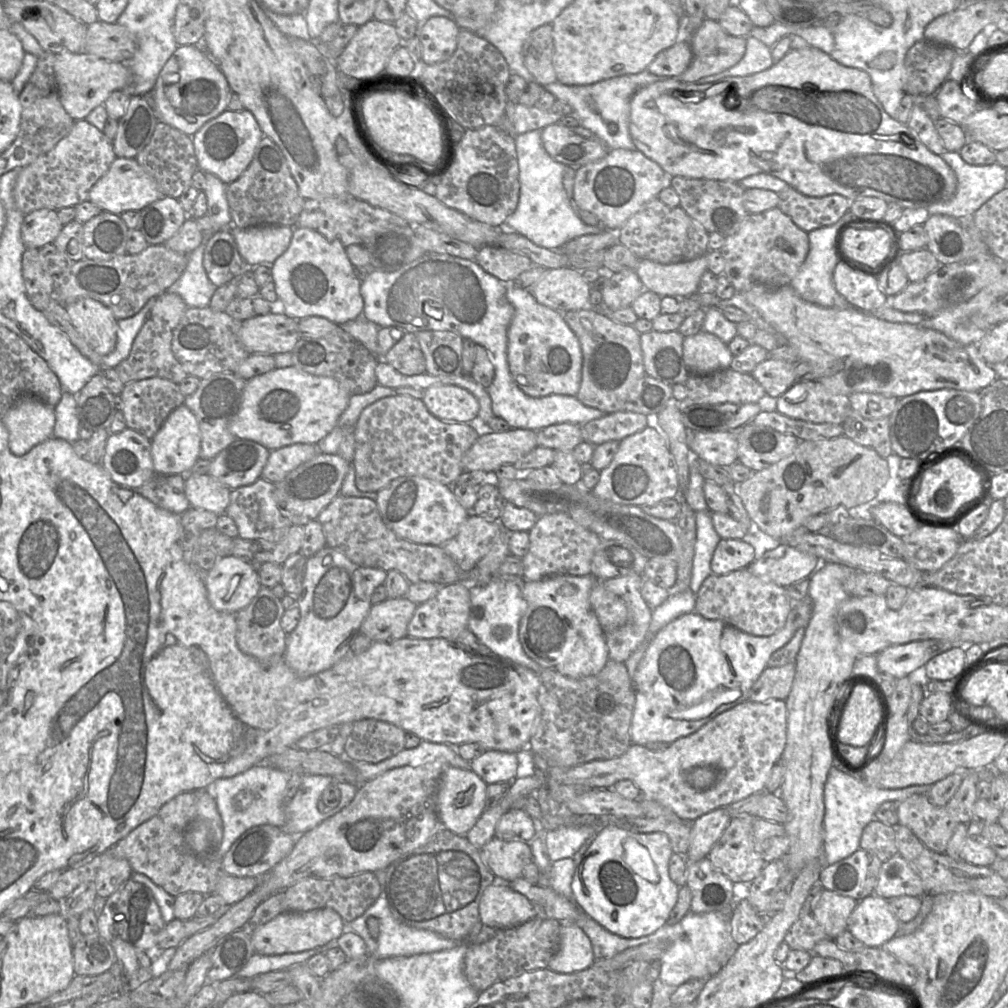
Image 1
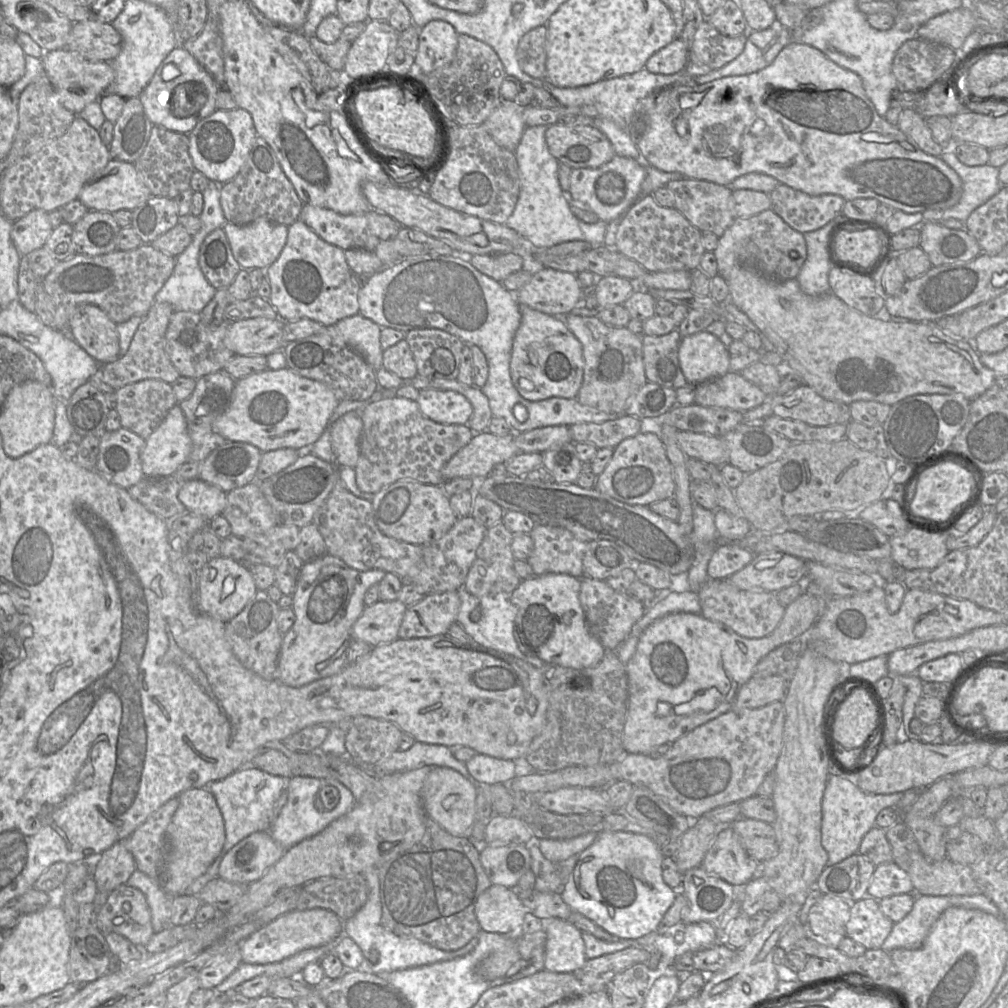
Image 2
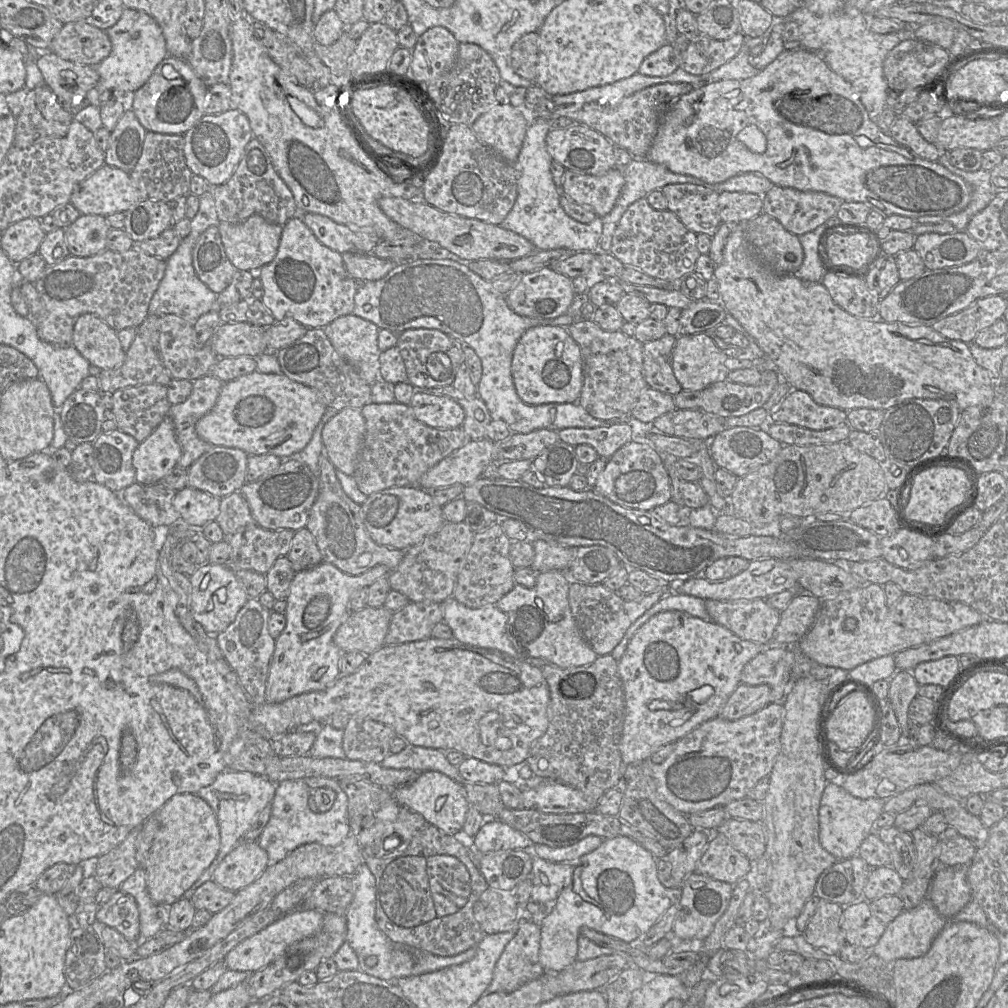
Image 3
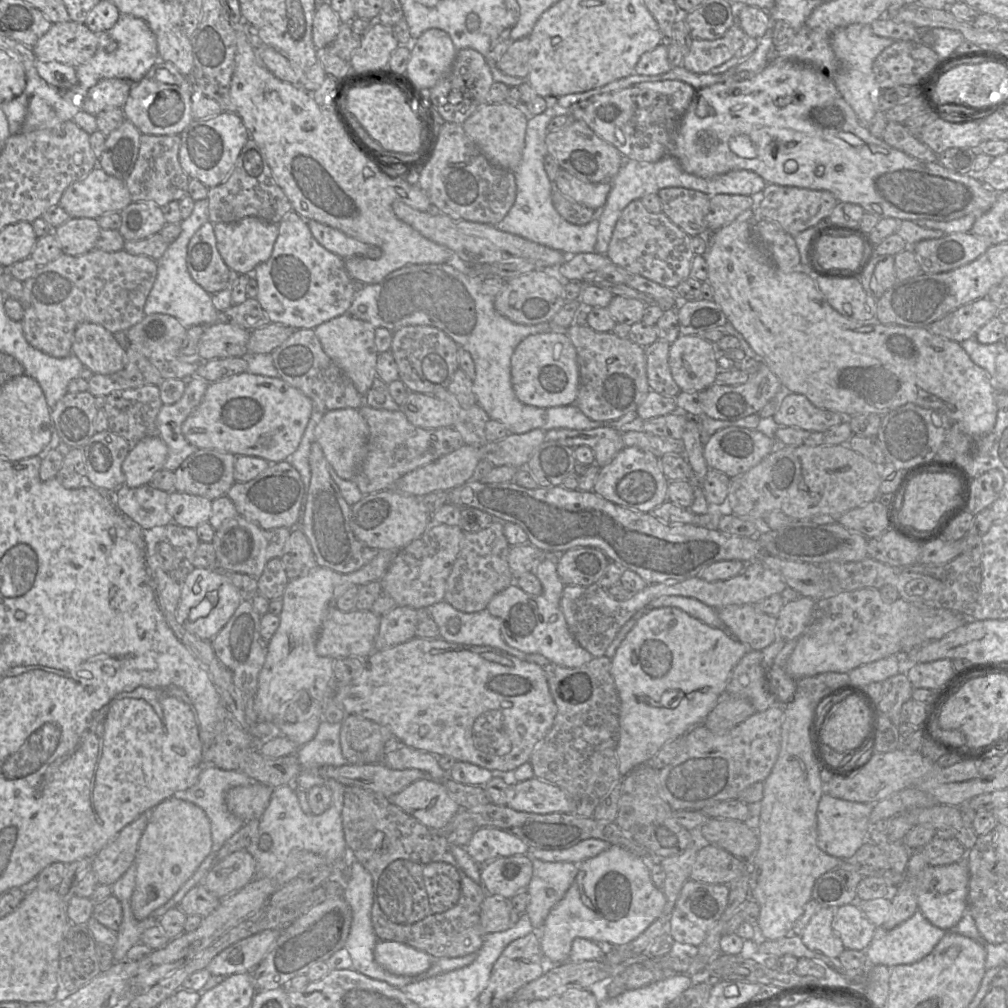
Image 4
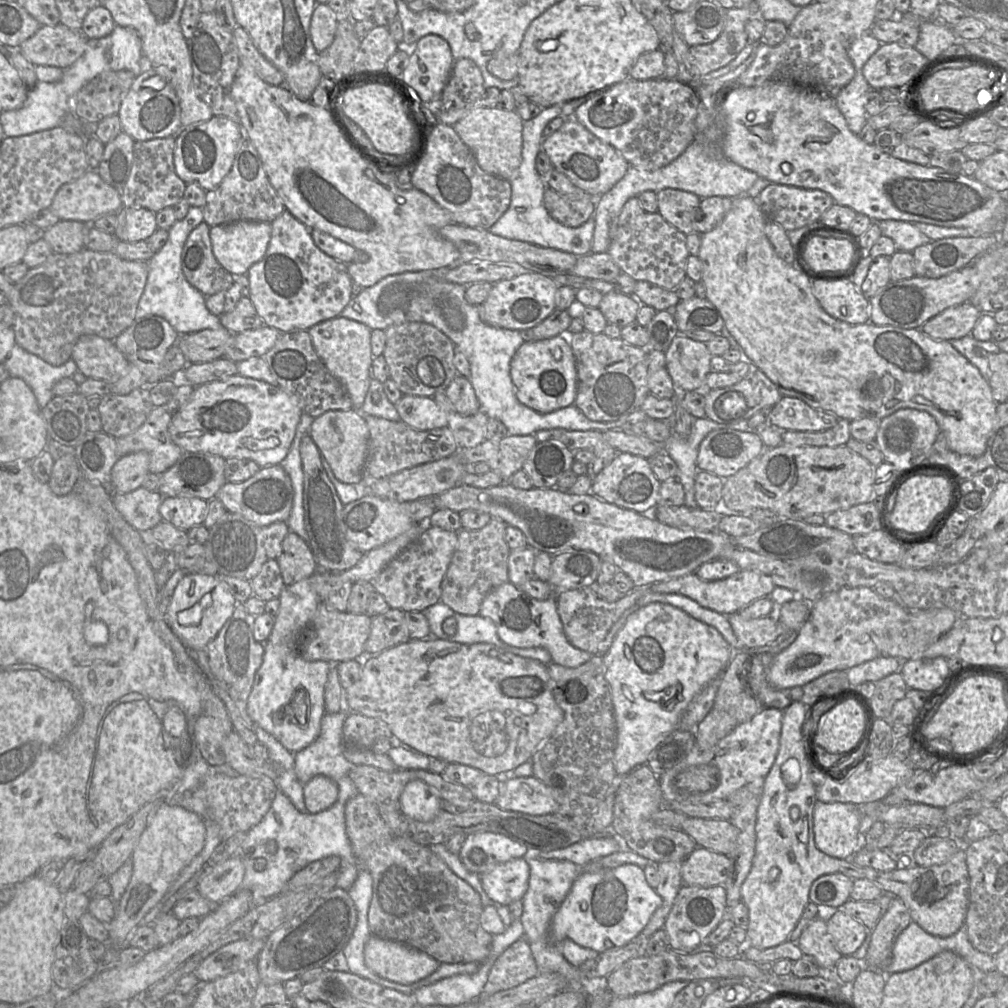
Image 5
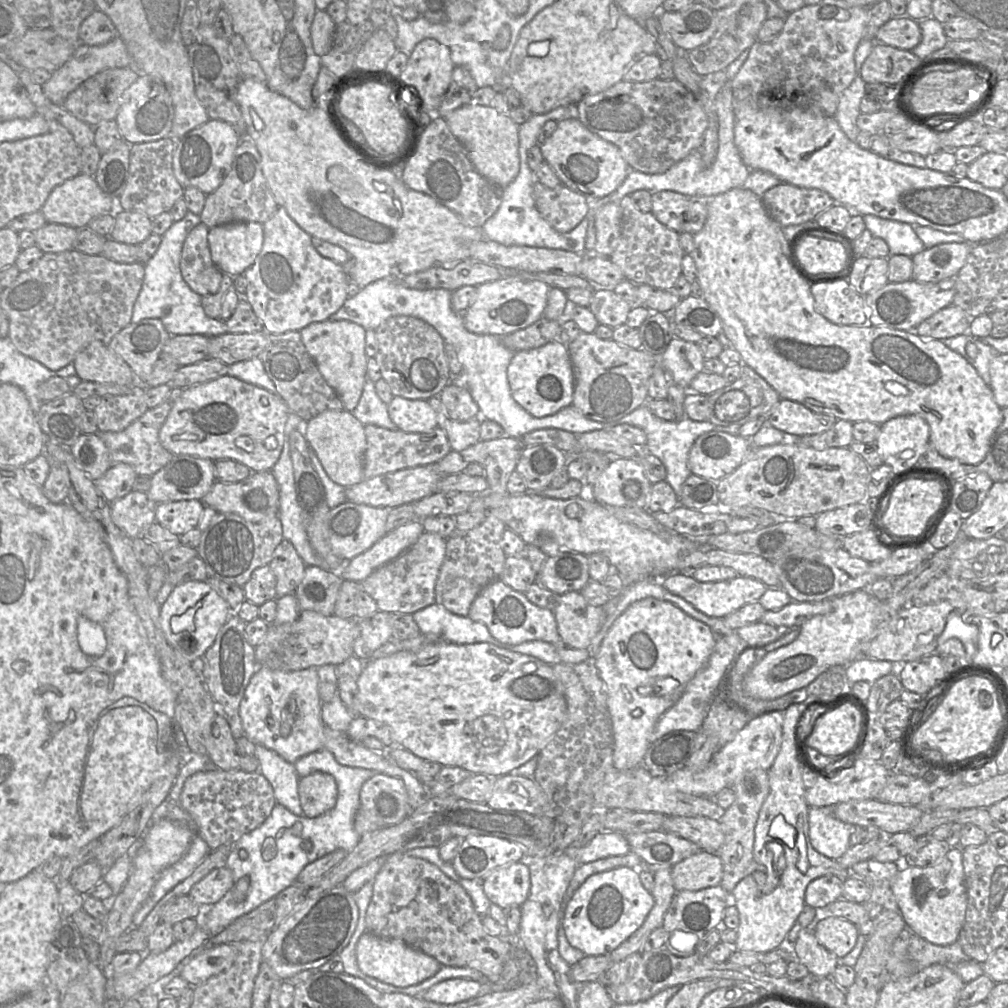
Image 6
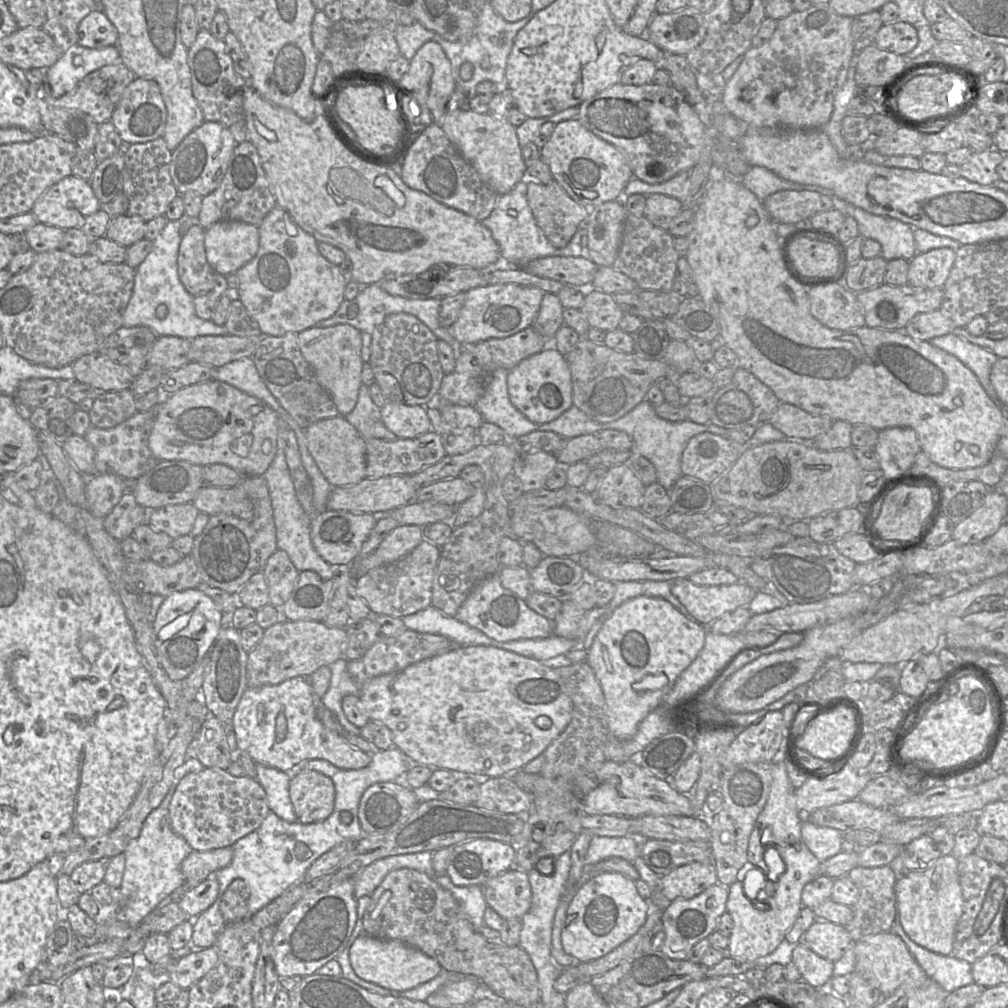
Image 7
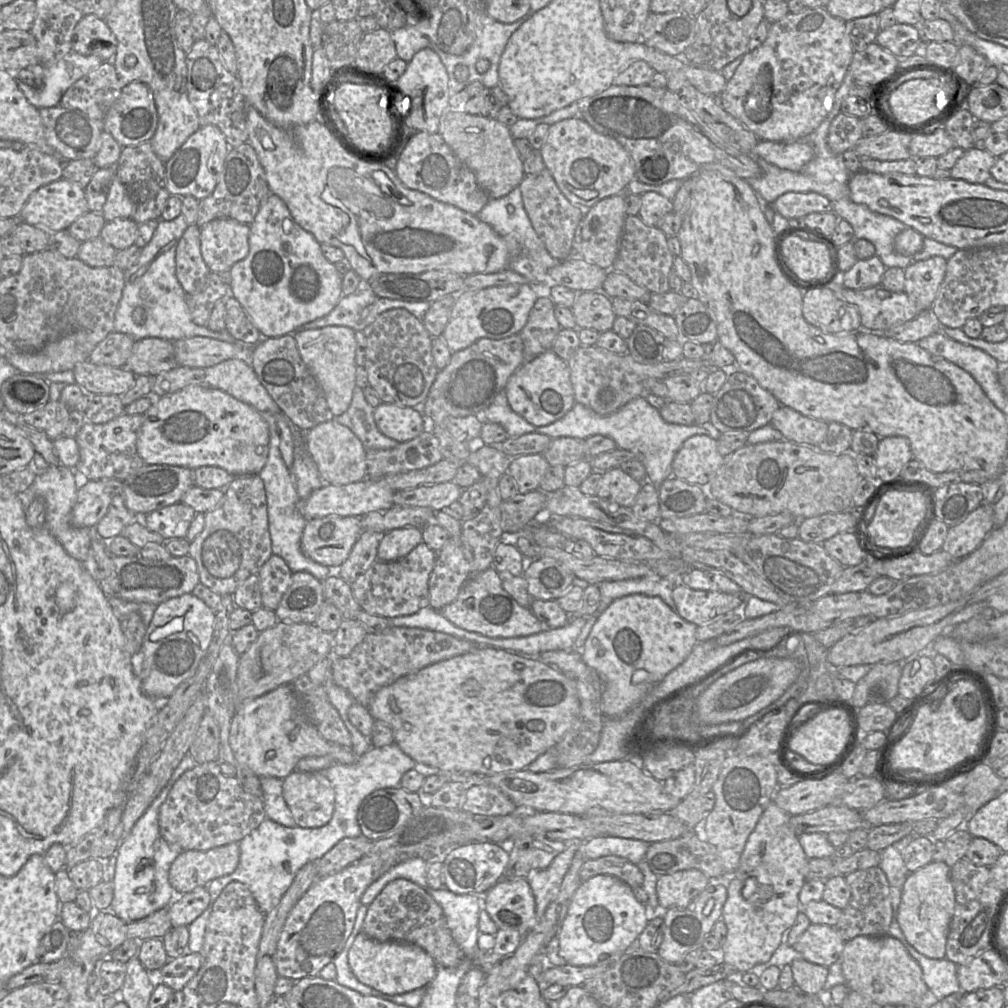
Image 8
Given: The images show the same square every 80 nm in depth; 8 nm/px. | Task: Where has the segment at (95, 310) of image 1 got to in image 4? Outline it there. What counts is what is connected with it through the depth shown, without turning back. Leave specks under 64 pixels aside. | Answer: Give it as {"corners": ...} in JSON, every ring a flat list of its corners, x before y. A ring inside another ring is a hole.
{"corners":[[81,323,76,327,72,353,93,374,113,374,126,365,126,348,116,335,95,323]]}

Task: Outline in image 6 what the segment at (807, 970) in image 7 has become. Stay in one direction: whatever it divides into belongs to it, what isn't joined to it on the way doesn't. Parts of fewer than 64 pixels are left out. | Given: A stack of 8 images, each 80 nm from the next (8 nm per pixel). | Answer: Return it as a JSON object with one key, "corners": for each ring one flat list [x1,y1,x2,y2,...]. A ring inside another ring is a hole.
{"corners":[[813,927,801,930,795,942,797,960,804,964,811,978,829,977,838,965,838,957,816,939]]}

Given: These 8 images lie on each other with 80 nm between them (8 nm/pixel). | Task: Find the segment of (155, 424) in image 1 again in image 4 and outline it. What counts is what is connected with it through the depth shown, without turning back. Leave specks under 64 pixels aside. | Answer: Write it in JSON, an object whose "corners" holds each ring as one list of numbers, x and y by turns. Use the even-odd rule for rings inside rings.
{"corners":[[158,385,117,390,110,393,103,406,108,430,131,443,154,433,157,415,163,406]]}

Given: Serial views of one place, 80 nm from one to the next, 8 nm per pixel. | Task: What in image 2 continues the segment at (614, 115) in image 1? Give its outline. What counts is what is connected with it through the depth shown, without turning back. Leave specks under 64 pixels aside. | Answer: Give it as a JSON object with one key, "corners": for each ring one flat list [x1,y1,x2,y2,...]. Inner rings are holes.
{"corners":[[643,68,633,74,574,88,557,87,546,79,541,80,543,80,542,89,547,90,562,105,588,105,595,107,598,114,593,118,593,127,607,136,613,146,615,154,636,160,641,160,641,153,637,148,635,139,630,133,630,127,634,118,641,113,641,101,662,88,681,85,681,81,686,81,687,86,698,86,694,85,694,77,689,76,685,69,676,74,663,75,649,72]]}

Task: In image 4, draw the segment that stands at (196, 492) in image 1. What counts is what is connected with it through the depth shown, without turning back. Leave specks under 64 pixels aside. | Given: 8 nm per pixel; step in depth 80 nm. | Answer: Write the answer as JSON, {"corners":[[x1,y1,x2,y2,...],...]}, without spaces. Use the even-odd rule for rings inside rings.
{"corners":[[172,491,169,493,167,511,174,523,195,529,208,522,212,512,212,500,200,495]]}

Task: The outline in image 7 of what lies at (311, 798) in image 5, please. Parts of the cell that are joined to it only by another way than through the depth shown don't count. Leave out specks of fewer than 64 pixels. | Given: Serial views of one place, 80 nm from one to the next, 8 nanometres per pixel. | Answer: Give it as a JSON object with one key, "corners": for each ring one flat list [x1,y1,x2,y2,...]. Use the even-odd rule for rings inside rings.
{"corners":[[294,771,291,774,289,794,297,819,303,824,321,822,334,810,334,782,320,772]]}

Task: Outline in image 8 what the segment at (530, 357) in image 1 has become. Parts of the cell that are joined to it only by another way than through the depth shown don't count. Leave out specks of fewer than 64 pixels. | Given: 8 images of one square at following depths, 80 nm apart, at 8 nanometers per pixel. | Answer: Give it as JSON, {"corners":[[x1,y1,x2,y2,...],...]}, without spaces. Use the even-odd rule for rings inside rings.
{"corners":[[552,349,524,362,508,379,505,392,512,410,535,426,557,421,576,403,568,363]]}

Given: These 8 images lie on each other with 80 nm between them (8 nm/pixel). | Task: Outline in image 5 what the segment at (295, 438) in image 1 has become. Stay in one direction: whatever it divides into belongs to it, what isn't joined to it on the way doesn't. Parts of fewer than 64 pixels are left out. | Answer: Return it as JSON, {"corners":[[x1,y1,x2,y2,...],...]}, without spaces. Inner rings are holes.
{"corners":[[240,374,196,386,184,407,173,417,169,434,184,452,210,453,252,460,260,468,279,464,288,454,303,410,282,388]]}

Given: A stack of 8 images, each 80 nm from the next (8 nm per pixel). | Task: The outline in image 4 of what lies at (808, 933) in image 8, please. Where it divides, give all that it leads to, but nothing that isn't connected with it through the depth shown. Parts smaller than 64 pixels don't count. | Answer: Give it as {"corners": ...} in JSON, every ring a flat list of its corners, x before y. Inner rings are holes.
{"corners":[[857,903,835,909,832,926,845,949,860,951,868,948,878,929,863,914]]}

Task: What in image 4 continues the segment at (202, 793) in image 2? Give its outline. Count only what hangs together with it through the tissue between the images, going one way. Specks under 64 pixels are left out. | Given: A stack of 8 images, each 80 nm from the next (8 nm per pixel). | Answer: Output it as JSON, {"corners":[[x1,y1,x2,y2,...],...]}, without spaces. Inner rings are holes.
{"corners":[[178,797,167,798,155,806,149,813,149,820,140,838,135,858,137,873,131,897,131,908,135,918,138,920,149,918,155,910,167,903,195,873,211,849,210,820,202,808]]}

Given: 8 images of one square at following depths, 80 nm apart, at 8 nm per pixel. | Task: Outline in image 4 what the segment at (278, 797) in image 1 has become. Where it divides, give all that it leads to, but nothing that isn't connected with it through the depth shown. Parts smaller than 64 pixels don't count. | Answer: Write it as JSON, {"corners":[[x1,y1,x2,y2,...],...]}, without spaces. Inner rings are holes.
{"corners":[[206,766,200,773,197,782,184,791,175,793,173,797,178,797,188,802,191,802,204,810,210,820,211,835,212,835,212,849,210,854,200,864,195,873,181,886,178,892,163,906,158,908,151,915,156,920,165,914,170,908,177,907,184,896,195,886,201,884,209,870,218,862,218,852,224,843,236,833,245,822,231,813,226,805,226,793,233,787,248,785,257,782,247,774,240,770,225,770,216,766]]}

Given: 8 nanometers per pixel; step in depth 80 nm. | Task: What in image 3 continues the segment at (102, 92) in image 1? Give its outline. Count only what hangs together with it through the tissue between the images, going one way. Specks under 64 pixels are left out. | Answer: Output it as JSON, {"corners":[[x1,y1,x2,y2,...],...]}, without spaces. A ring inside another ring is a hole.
{"corners":[[49,50,40,52,40,55,36,58,36,64,43,75,46,85,55,93,59,102,66,109,79,109,88,91,99,80,95,66,80,65,64,60]]}

